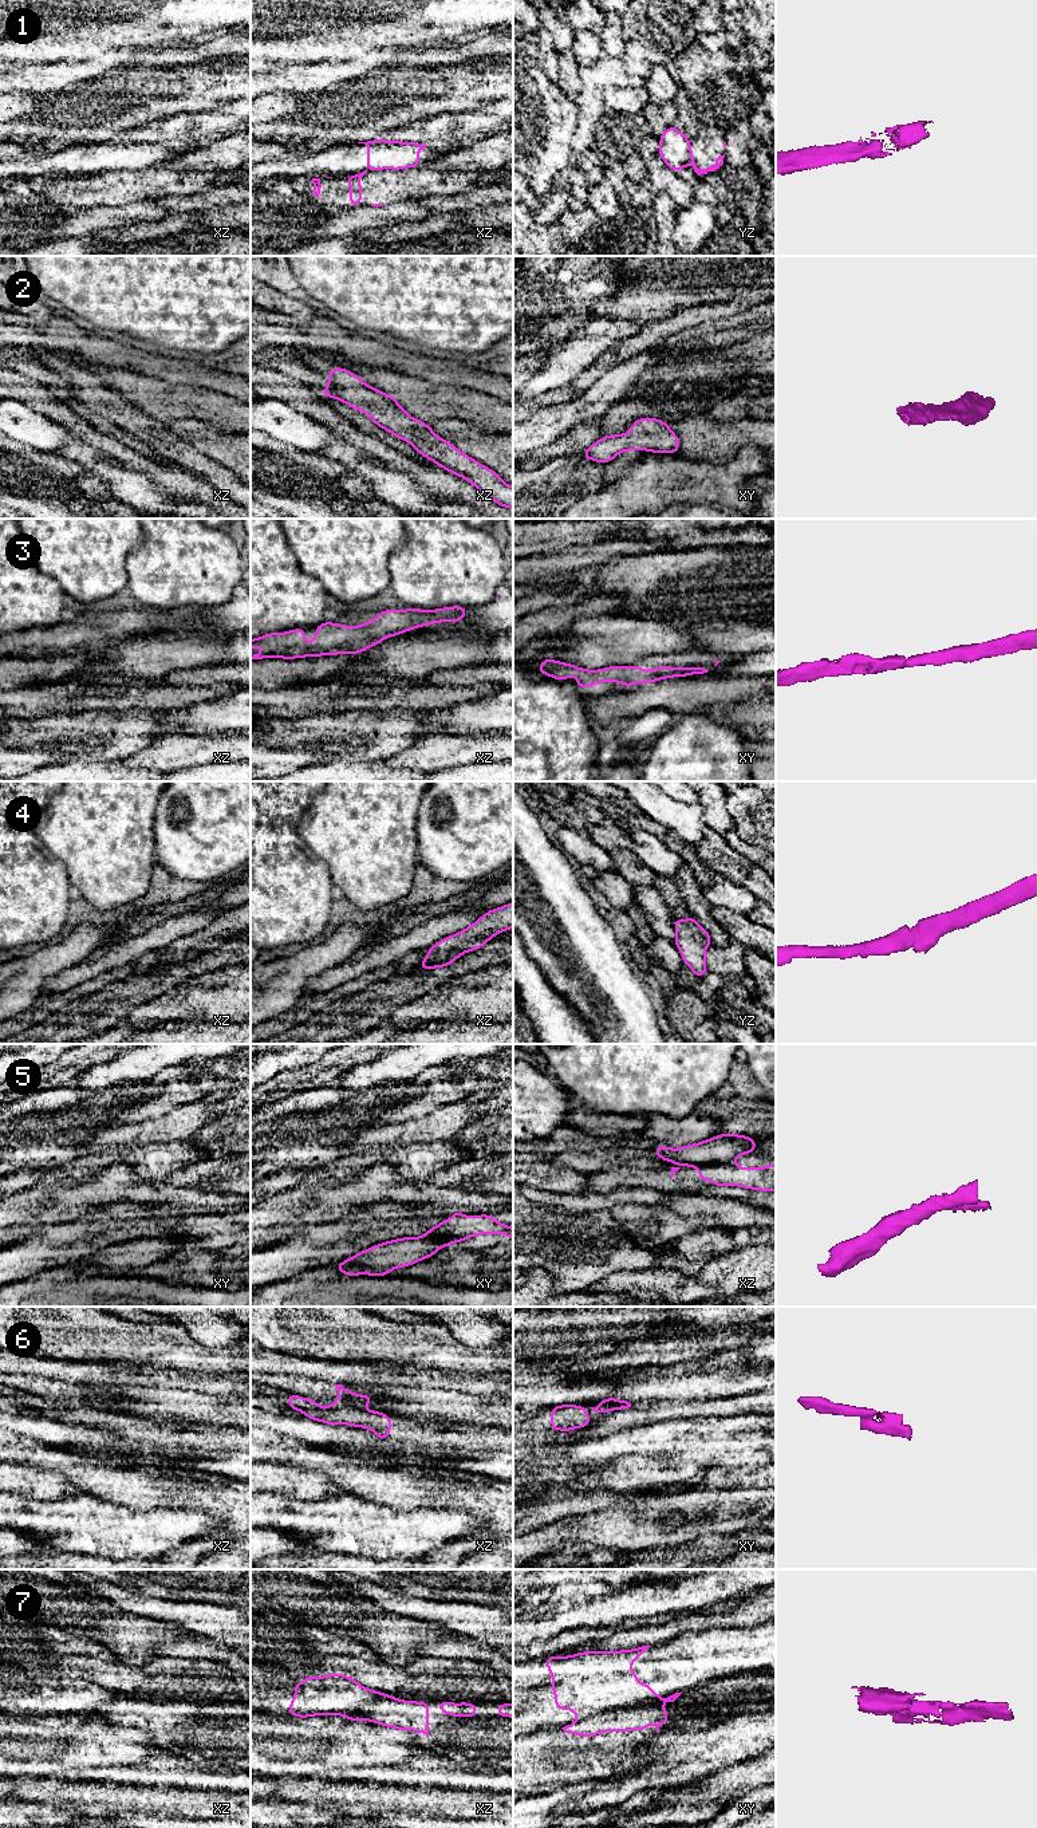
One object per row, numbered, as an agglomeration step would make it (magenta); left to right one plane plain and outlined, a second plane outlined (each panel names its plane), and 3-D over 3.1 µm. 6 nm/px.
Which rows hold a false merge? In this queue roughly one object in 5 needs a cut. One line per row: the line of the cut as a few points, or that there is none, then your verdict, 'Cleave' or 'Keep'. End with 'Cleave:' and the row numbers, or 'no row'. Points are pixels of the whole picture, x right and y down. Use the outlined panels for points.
1: Split along yz (689, 145), (690, 164). Cleave
2: No split. Keep
3: No split. Keep
4: No split. Keep
5: Split along xz (732, 1161), (690, 1166). Cleave
6: Split along xz (330, 1406), (357, 1407). Cleave
7: Split along xy (659, 1698), (598, 1712), (576, 1722). Cleave
Cleave: 1, 5, 6, 7

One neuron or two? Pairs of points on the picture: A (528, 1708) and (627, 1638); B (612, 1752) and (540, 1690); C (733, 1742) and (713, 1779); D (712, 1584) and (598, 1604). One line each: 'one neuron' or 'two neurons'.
A: two neurons
B: two neurons
C: two neurons
D: one neuron

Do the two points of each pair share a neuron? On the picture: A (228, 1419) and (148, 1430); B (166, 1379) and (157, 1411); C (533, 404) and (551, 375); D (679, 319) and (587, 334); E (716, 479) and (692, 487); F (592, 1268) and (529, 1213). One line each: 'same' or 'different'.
A: different
B: different
C: different
D: different
E: same
F: same

